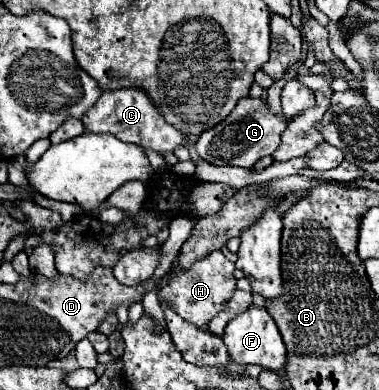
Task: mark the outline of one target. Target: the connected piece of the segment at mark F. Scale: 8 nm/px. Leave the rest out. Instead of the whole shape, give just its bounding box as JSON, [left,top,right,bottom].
[223,304,285,372]

